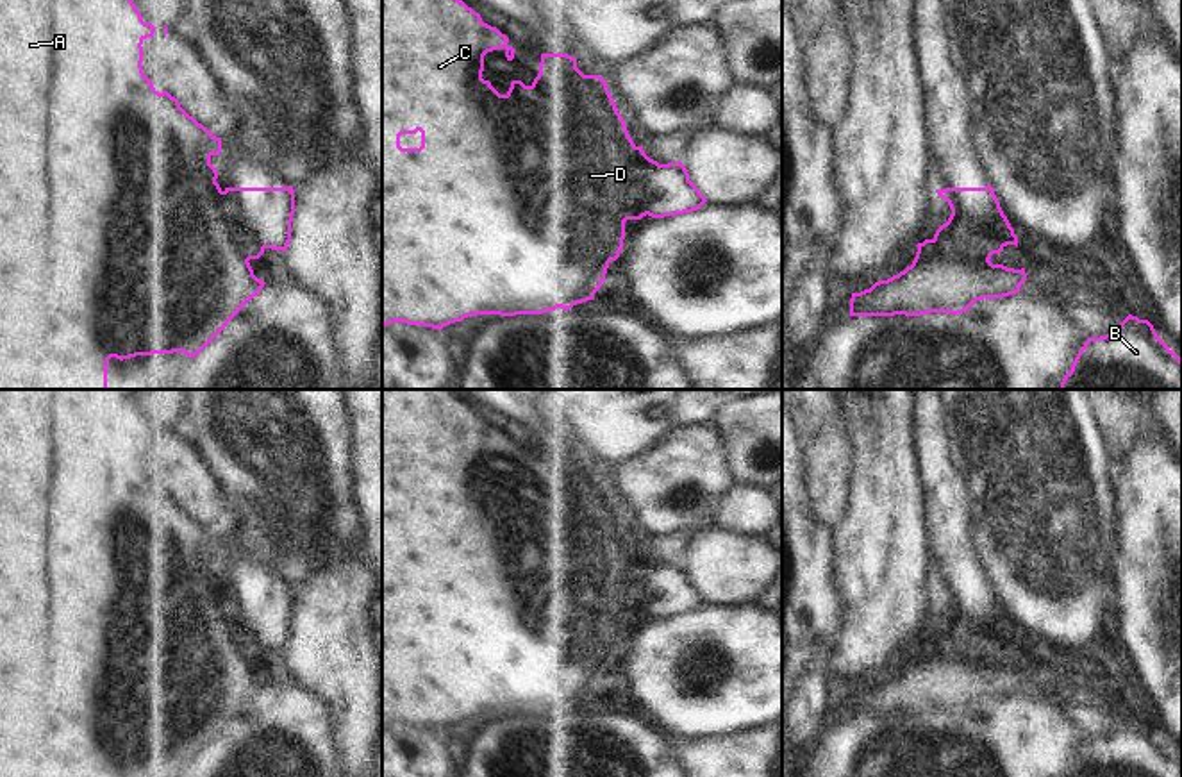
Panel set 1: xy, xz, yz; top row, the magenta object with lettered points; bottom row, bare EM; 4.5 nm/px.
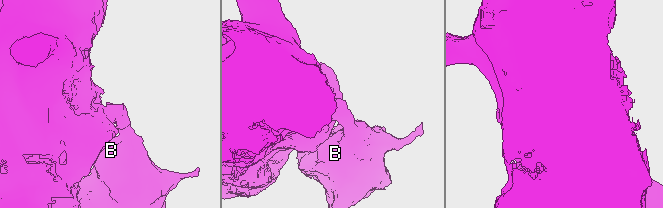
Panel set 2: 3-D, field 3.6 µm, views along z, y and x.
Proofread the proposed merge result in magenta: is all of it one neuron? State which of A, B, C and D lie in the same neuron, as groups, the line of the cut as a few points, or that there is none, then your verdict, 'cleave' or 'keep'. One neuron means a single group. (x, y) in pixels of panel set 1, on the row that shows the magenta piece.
A C D / B | yz (952, 209), (963, 211), (977, 225), (993, 224), (1015, 243) | cleave

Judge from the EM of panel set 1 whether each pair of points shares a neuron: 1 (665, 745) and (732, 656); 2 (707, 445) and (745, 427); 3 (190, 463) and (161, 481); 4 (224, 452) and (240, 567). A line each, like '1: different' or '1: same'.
1: different
2: different
3: same
4: different

